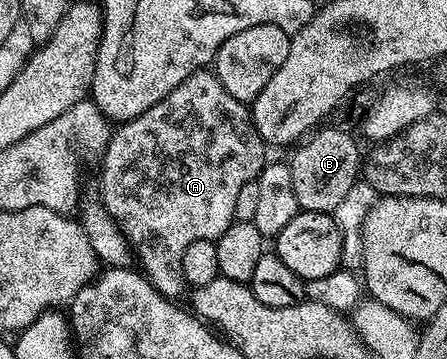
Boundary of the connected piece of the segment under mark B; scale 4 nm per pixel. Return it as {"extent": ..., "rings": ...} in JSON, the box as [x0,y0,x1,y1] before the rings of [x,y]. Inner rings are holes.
{"extent":[288,127,363,212],"rings":[[[324,127],[314,130],[296,148],[298,151],[294,153],[293,159],[288,160],[297,206],[302,211],[336,212],[339,201],[347,197],[351,185],[358,183],[359,172],[363,167],[363,151],[361,155],[356,141],[337,127]]]}

